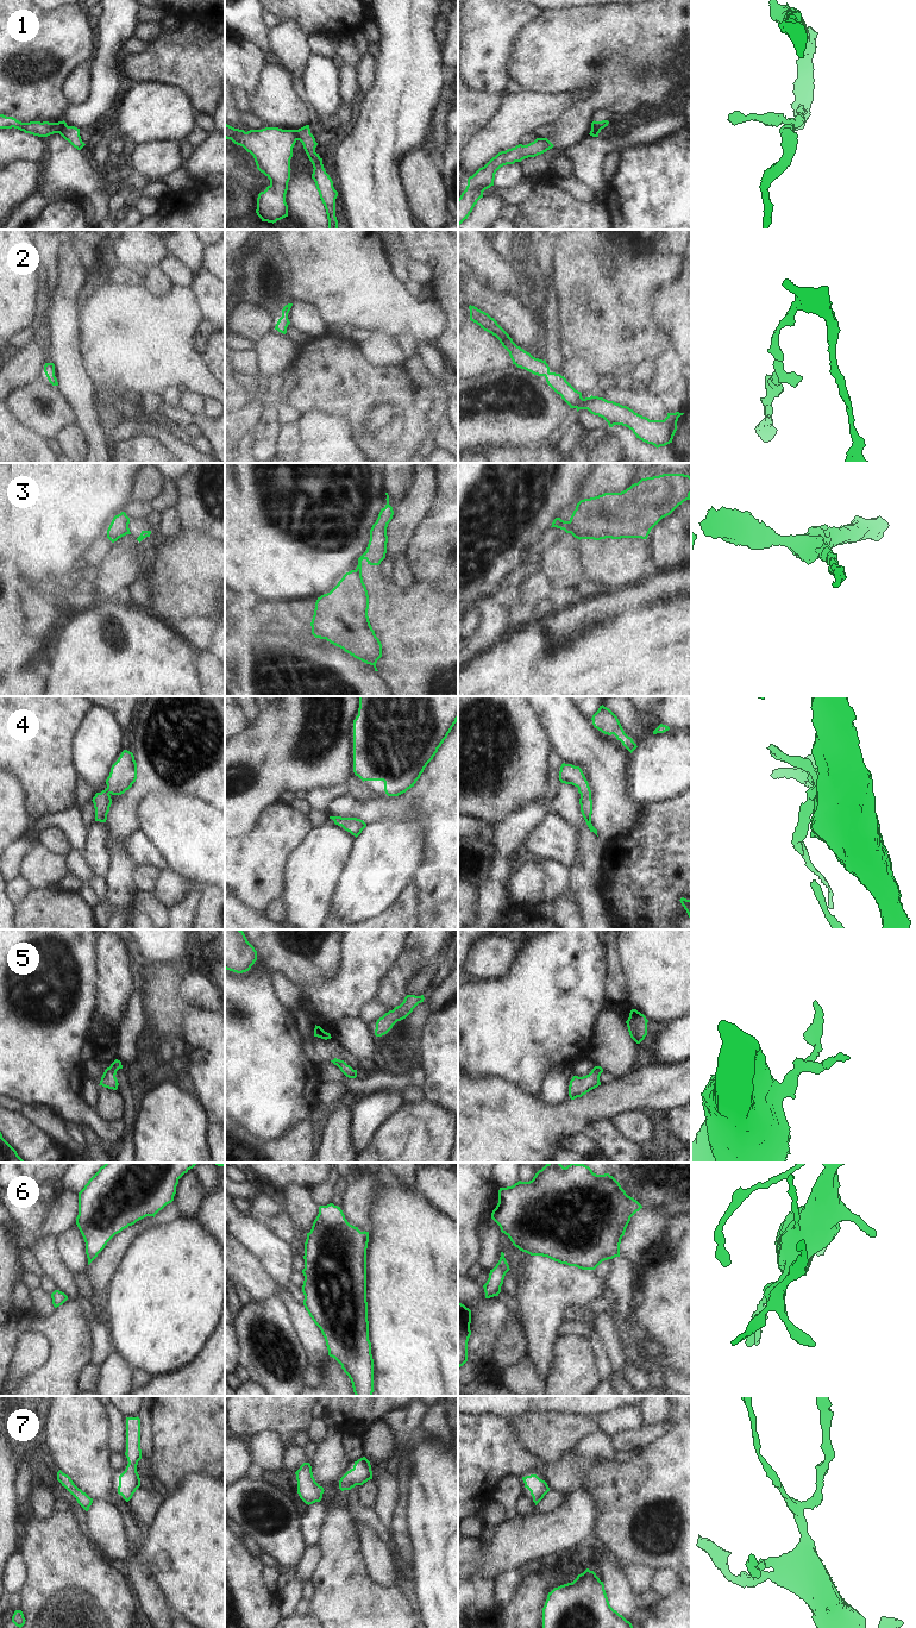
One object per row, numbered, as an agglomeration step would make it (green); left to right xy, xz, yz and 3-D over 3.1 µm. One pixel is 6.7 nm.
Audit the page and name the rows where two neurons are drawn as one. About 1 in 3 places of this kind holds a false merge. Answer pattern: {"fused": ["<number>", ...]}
{"fused": ["1", "3"]}

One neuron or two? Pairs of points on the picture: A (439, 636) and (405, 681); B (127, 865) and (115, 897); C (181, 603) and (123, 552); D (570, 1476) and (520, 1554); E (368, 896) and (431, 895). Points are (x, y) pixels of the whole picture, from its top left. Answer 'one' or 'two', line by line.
A: one
B: one
C: two
D: two
E: two

